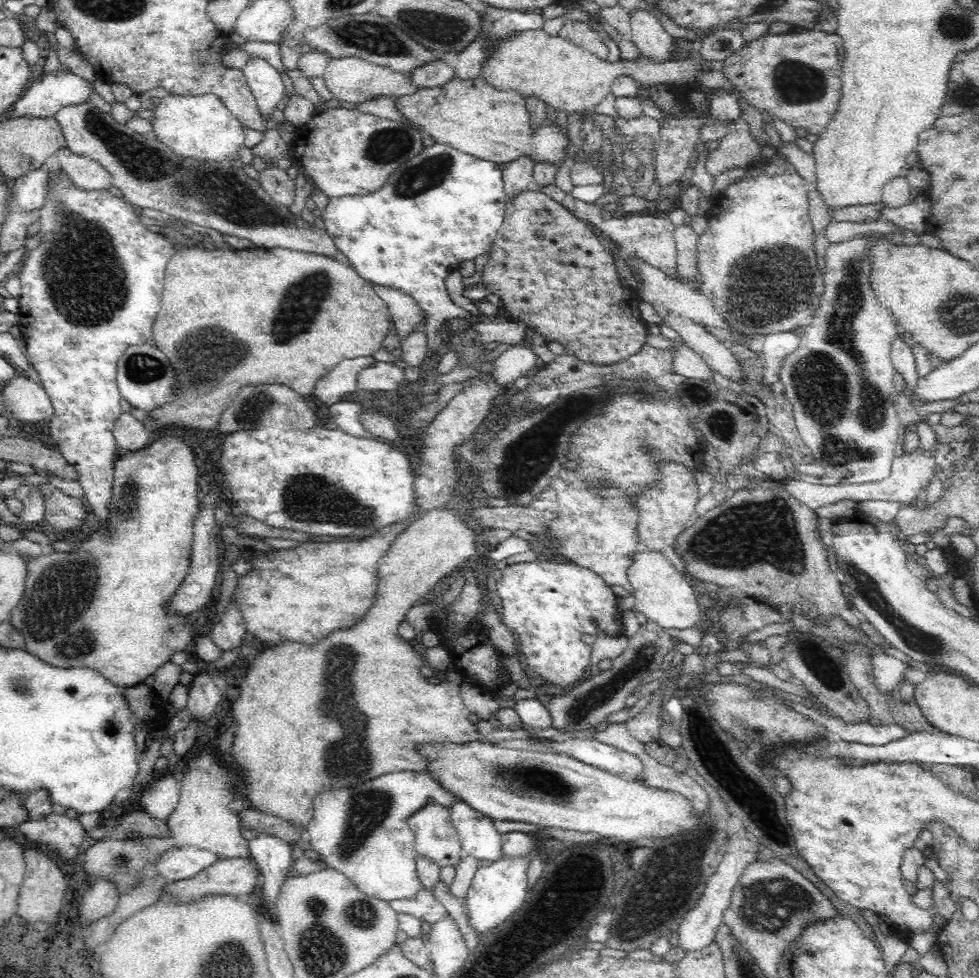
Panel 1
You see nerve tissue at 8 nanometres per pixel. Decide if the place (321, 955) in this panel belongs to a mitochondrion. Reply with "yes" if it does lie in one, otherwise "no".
yes

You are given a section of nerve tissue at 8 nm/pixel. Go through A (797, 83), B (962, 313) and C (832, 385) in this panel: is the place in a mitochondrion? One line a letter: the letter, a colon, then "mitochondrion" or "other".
A: mitochondrion
B: mitochondrion
C: mitochondrion

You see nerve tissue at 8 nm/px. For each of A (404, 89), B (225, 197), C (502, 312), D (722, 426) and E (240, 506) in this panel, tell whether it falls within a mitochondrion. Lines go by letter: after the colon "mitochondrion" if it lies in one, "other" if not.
A: other
B: mitochondrion
C: other
D: mitochondrion
E: other

